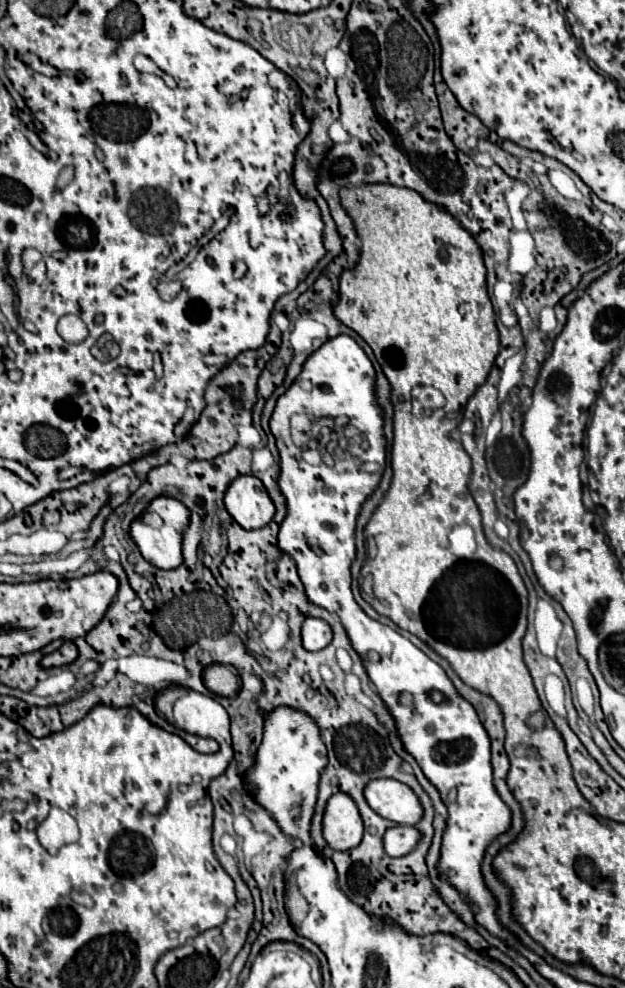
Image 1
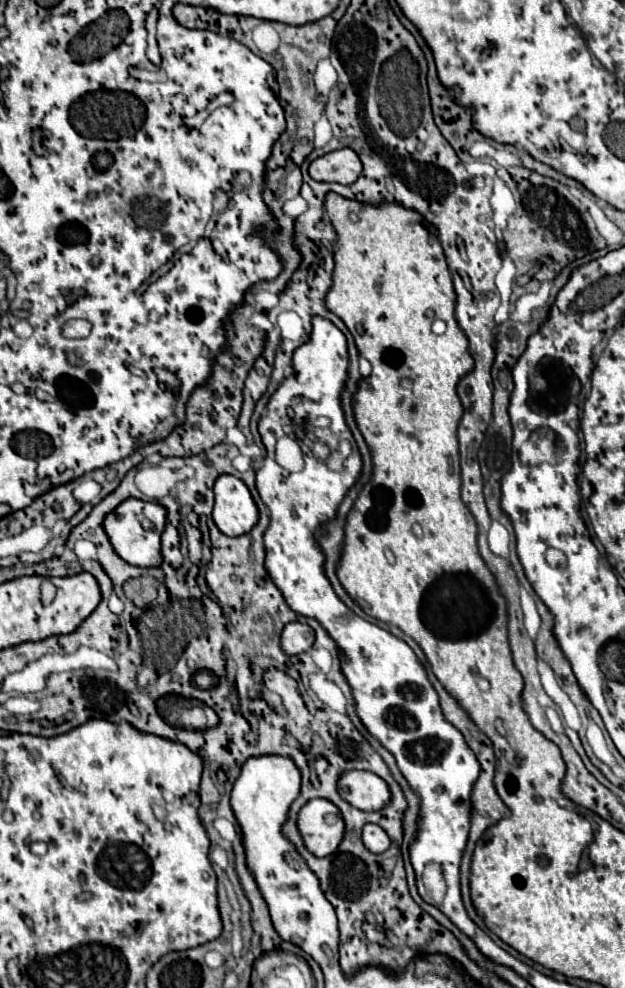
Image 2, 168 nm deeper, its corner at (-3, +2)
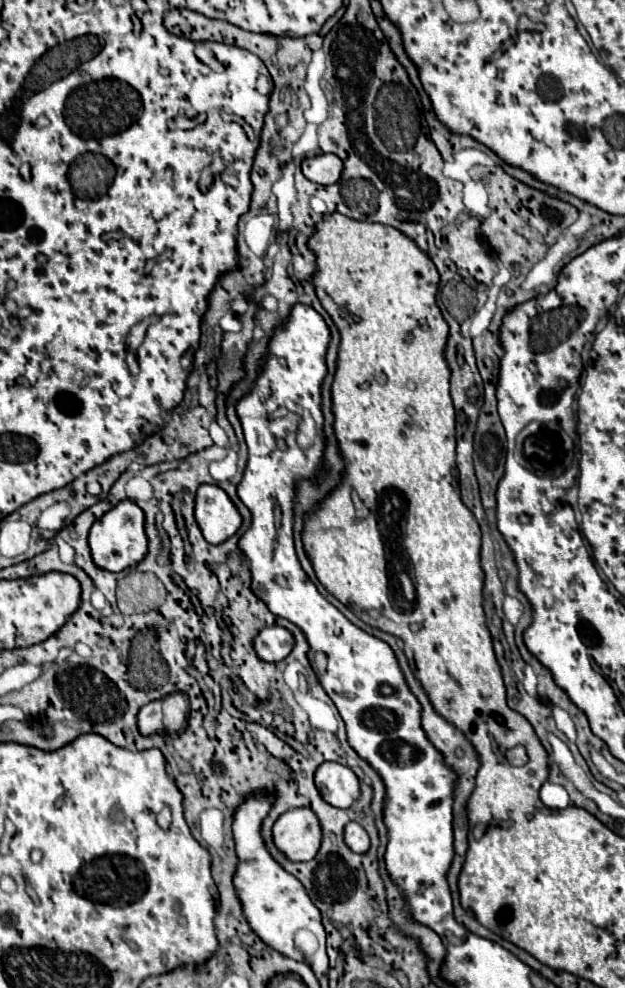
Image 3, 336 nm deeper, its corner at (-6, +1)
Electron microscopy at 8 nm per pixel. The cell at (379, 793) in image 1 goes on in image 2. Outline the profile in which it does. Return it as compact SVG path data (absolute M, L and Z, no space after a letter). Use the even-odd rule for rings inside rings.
M347 770L337 780L337 790L345 802L351 806L373 812L389 802L387 784L373 772Z

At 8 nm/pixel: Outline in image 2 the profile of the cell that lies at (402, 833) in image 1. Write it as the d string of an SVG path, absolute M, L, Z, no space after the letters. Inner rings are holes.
M365 824L363 832L361 832L361 840L363 840L363 846L373 854L385 852L389 848L389 844L391 844L385 830L379 828L377 824Z

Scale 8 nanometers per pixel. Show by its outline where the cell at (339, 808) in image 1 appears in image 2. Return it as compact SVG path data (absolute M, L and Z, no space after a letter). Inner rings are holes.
M321 798L309 800L299 810L297 828L305 848L319 858L333 854L345 832L345 824L337 812L337 806Z

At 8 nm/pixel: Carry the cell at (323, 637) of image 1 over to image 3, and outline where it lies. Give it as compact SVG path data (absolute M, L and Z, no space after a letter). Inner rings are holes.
M266 627L254 639L254 647L260 659L268 663L278 663L290 655L294 649L294 635L284 627Z

